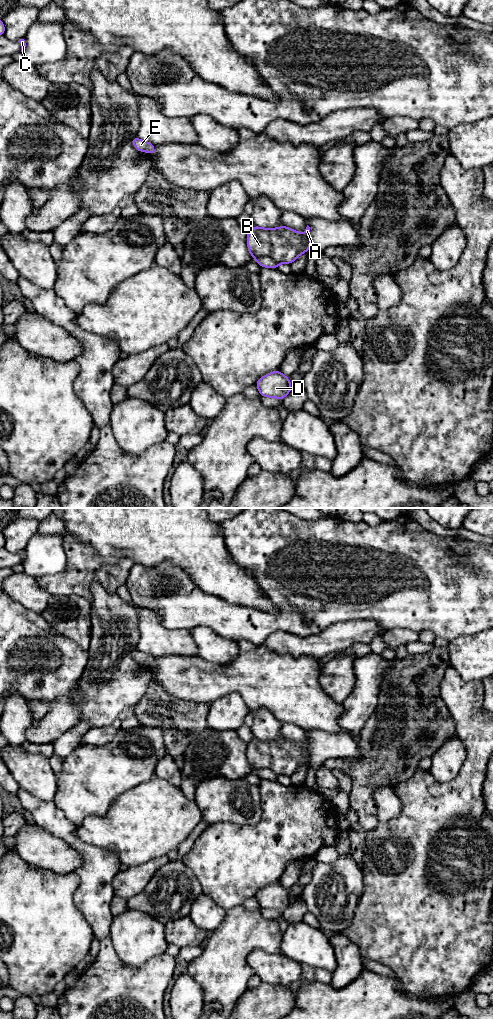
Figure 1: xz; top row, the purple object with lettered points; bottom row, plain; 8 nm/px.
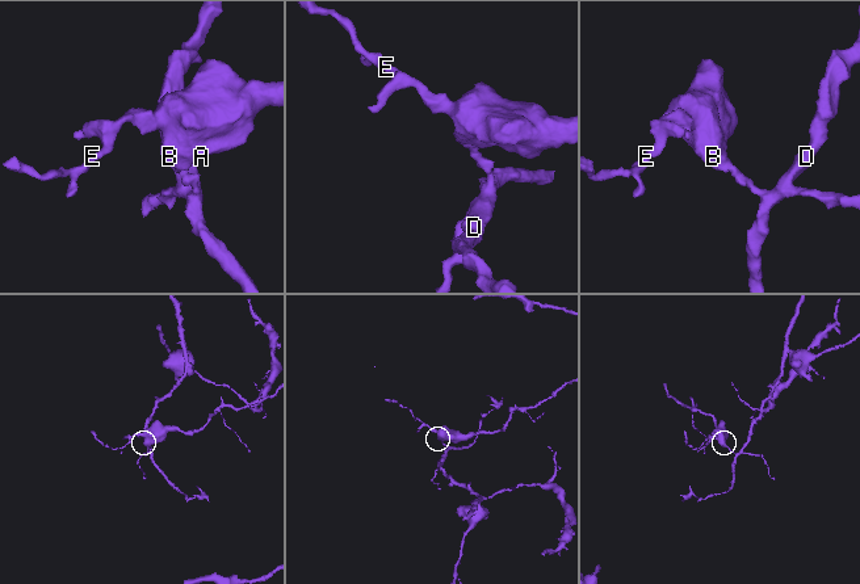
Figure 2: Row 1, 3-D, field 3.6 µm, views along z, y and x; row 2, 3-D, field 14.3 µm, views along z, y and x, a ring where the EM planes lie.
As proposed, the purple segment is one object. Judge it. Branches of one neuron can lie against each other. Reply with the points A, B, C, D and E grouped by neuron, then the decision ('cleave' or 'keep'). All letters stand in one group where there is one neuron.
A B C E / D; cleave

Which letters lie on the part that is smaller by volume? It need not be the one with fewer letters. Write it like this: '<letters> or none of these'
A, B, C, E

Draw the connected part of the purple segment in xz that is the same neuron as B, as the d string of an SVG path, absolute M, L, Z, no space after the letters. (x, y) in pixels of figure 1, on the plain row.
M254 737L247 743L247 760L254 770L267 768L277 776L291 776L302 765L309 764L311 757L310 739L305 746L282 737L278 740L261 740Z

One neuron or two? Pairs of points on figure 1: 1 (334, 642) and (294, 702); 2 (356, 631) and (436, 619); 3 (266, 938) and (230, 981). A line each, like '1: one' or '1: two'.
1: two
2: two
3: one

